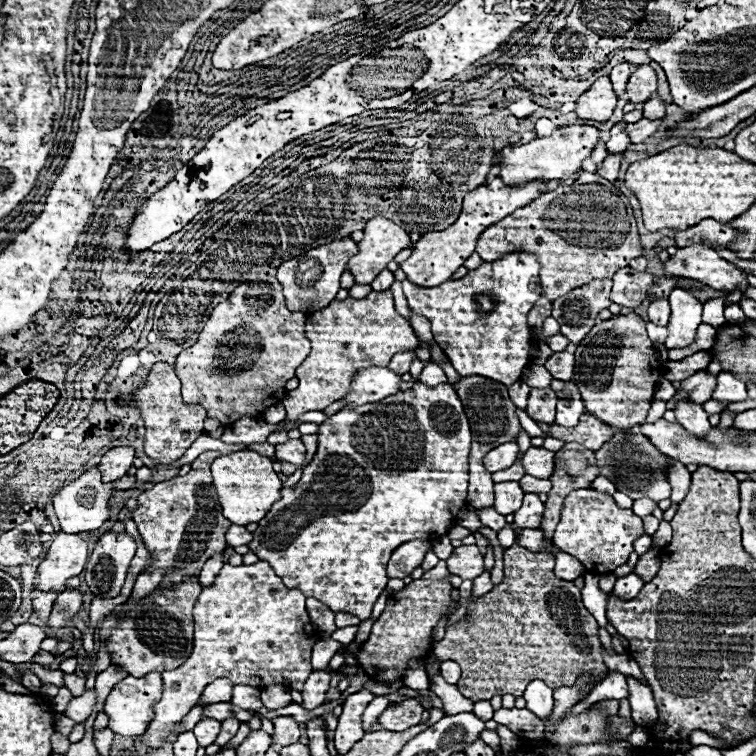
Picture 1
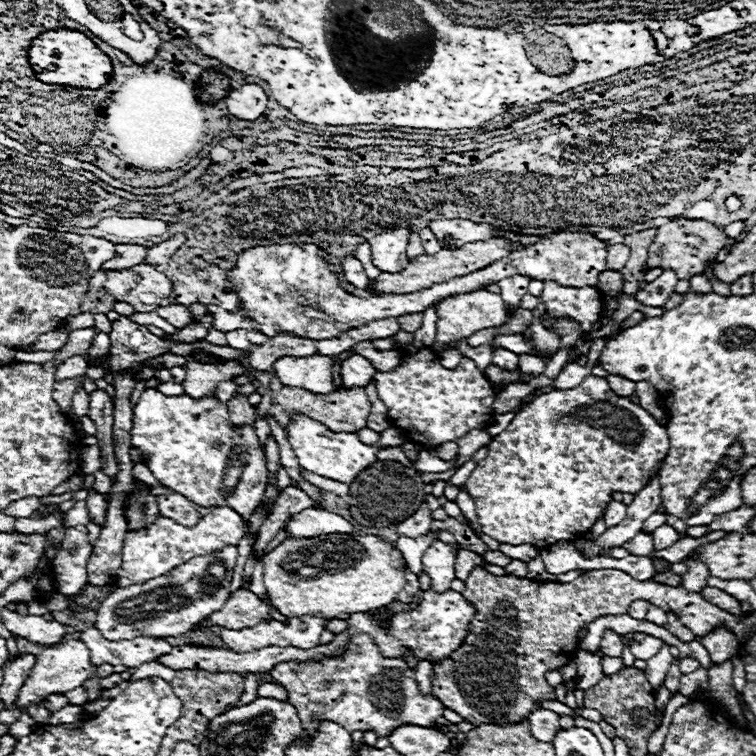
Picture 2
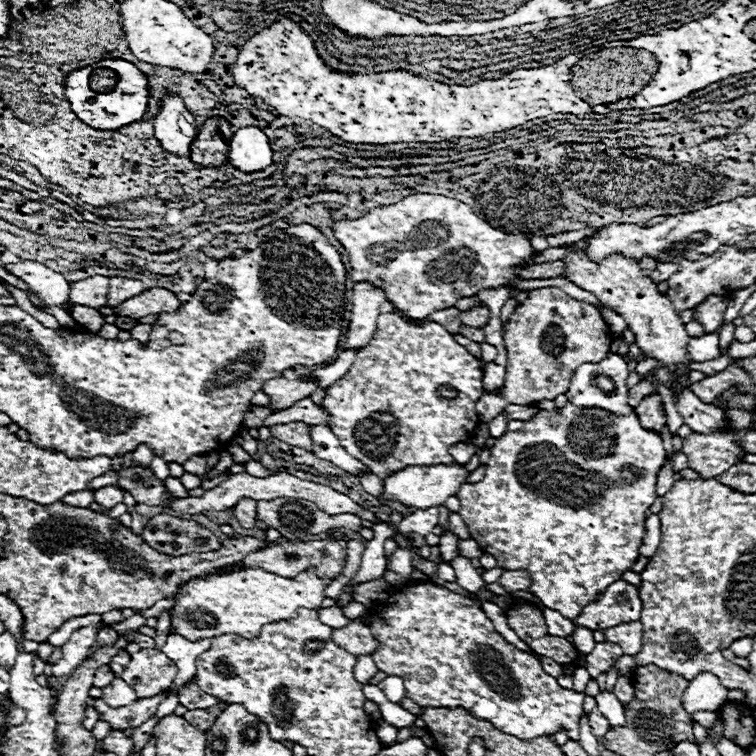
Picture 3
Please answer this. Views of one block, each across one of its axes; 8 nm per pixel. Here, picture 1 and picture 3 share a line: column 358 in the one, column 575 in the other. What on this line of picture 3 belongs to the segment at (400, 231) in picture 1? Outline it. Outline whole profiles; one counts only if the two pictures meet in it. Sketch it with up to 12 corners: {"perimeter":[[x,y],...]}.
{"perimeter":[[570,244],[564,274],[624,316],[644,354],[684,364],[672,302],[620,252],[592,262]]}

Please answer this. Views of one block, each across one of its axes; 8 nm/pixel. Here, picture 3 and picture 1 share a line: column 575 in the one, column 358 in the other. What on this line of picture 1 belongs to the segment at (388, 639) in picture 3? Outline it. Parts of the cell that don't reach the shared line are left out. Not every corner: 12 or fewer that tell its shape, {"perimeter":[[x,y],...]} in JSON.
{"perimeter":[[368,690],[350,694],[334,746],[346,754],[362,736],[362,714],[374,694]]}

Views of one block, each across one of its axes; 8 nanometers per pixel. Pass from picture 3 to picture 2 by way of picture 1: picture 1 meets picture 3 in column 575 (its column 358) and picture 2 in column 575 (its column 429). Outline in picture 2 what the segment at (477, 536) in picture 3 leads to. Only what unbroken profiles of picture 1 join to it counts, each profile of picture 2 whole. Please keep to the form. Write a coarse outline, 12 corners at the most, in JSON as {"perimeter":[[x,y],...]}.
{"perimeter":[[606,378],[528,402],[464,490],[510,546],[576,540],[660,470]]}

